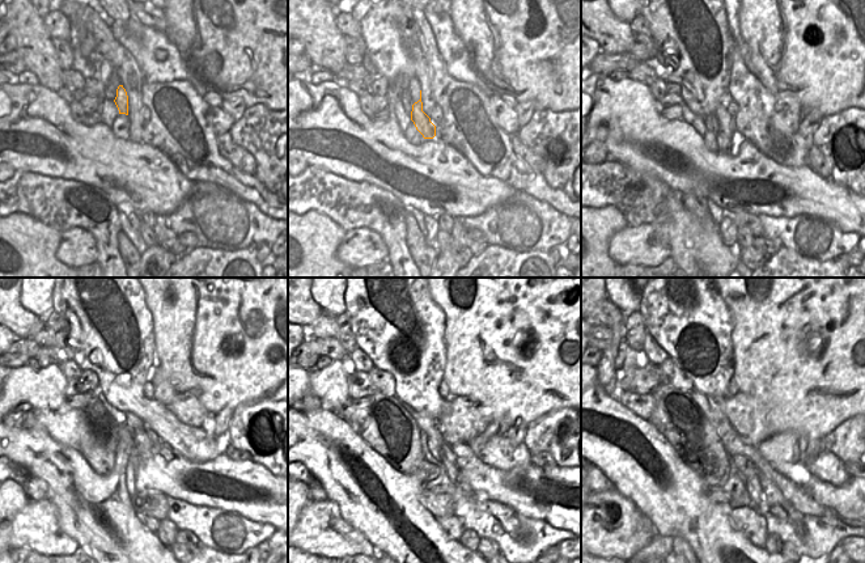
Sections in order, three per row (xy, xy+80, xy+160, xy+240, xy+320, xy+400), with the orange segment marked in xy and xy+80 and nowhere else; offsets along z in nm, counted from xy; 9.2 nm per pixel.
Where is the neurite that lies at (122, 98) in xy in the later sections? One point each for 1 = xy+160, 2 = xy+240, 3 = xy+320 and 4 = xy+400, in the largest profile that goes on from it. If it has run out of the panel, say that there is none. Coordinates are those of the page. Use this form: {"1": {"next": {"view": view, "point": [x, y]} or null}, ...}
{"1": {"next": {"view": "xy+160", "point": [726, 123]}}, "2": {"next": {"view": "xy+240", "point": [144, 449]}}, "3": {"next": {"view": "xy+320", "point": [452, 470]}}, "4": {"next": {"view": "xy+400", "point": [753, 485]}}}

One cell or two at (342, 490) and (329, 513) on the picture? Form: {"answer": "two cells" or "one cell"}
{"answer": "two cells"}

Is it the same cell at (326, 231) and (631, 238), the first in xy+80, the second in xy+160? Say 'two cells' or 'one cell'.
two cells

